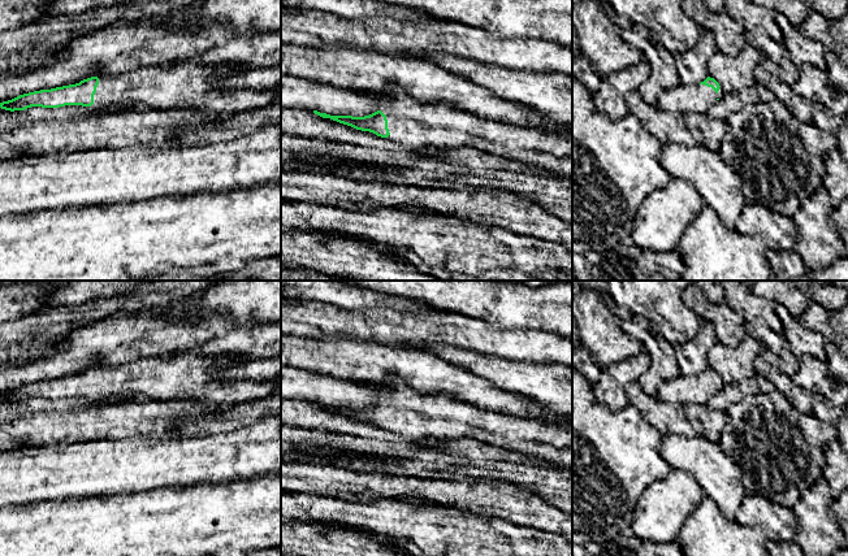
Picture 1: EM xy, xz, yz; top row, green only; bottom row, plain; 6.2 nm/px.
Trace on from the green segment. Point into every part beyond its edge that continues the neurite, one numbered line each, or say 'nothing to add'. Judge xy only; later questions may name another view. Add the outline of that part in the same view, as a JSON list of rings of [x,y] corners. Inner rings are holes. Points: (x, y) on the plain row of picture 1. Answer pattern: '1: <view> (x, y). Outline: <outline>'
1: xy (191, 377). Outline: [[[185,353],[170,357],[134,360],[126,365],[99,369],[91,399],[190,400],[230,407],[237,403],[271,396],[276,391],[276,386],[272,381],[229,379],[219,375],[221,369],[246,360],[245,357],[233,356],[230,353],[216,356]]]

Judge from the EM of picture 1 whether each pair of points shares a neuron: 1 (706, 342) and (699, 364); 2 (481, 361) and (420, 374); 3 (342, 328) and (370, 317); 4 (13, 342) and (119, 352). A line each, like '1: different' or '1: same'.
1: same
2: different
3: same
4: different

